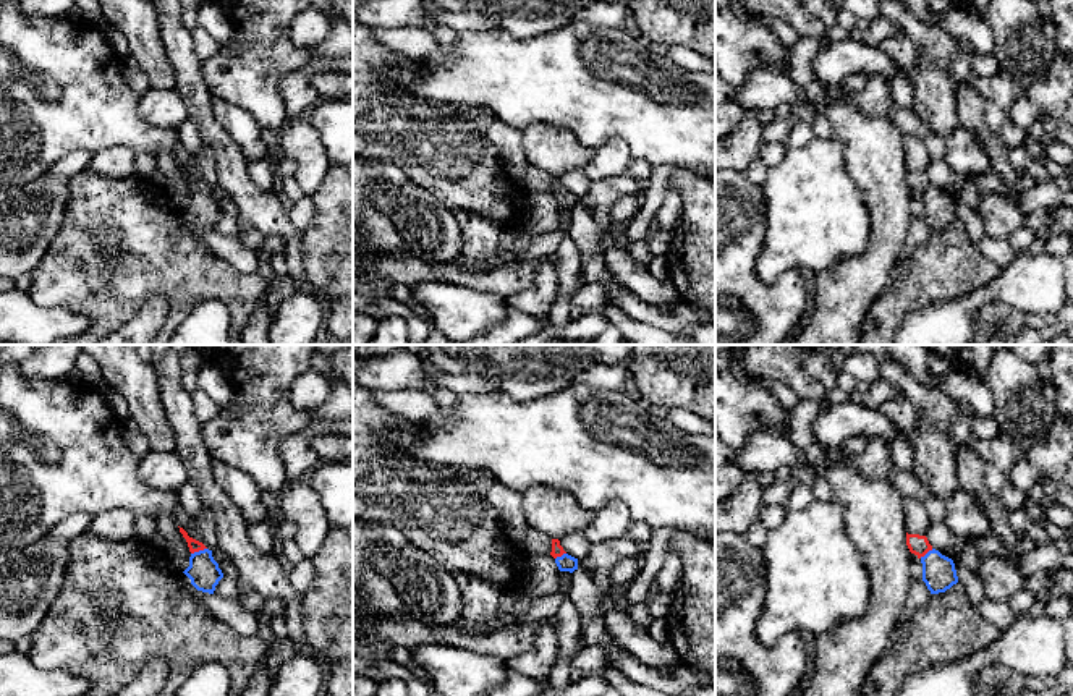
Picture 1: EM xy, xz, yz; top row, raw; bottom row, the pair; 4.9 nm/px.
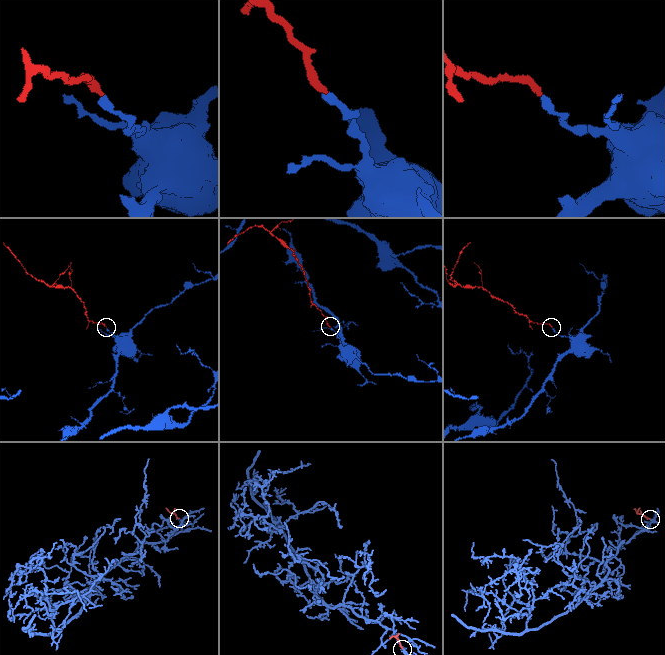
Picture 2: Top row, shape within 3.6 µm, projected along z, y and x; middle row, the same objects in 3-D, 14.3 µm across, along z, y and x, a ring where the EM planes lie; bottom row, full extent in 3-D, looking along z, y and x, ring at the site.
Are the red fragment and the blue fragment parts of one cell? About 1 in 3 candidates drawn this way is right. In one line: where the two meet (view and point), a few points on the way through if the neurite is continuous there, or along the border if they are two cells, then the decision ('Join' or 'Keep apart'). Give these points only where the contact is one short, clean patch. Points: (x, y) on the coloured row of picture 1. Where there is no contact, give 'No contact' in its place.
Touches red at xy (198, 551). Path across: xy (195, 546), (198, 551), (204, 573). Join

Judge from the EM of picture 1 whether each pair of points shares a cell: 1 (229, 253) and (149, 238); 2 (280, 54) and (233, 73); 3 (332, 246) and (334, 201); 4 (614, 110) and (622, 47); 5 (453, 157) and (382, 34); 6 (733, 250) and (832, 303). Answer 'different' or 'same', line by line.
1: different
2: same
3: same
4: same
5: different
6: different

